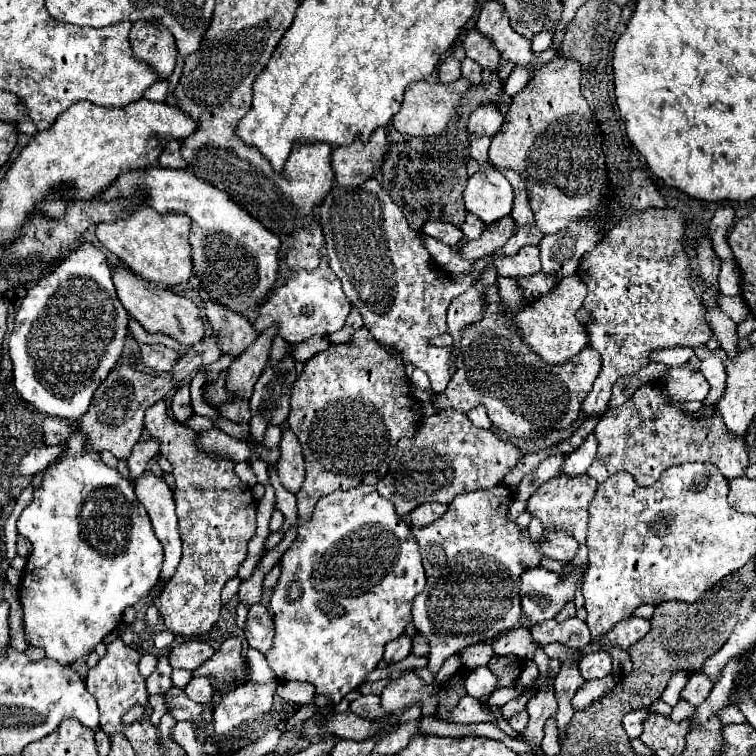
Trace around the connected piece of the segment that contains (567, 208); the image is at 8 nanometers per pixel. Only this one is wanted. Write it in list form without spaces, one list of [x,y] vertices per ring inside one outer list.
[[[555,56],[533,74],[527,86],[513,96],[503,128],[493,136],[489,160],[517,170],[525,180],[529,206],[543,234],[559,232],[571,220],[601,210],[609,194],[605,154],[599,126],[579,88],[581,66],[573,58]]]

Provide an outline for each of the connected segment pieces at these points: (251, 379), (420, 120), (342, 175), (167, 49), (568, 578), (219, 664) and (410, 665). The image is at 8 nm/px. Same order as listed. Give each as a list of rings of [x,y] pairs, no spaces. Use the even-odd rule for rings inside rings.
[[[267,328],[265,332],[261,332],[259,338],[227,368],[225,384],[229,384],[229,388],[237,392],[237,400],[249,400],[249,396],[253,394],[253,386],[269,362],[269,350],[275,334],[277,328]]]
[[[459,78],[451,84],[441,84],[441,82],[413,82],[413,92],[405,92],[403,106],[401,110],[393,116],[393,126],[401,134],[409,136],[433,136],[439,134],[441,128],[447,128],[449,116],[455,114],[459,106],[459,98],[471,88],[467,78]]]
[[[377,128],[367,144],[355,140],[351,146],[337,146],[331,152],[331,168],[335,172],[335,182],[339,186],[359,186],[374,174],[377,166],[382,166],[389,150],[389,140],[385,128]]]
[[[135,22],[131,28],[131,48],[135,56],[149,62],[149,66],[161,78],[169,78],[173,74],[177,48],[173,34],[165,26],[157,26],[153,22]]]
[[[545,568],[527,570],[521,576],[521,606],[525,616],[535,624],[555,618],[557,612],[575,598],[583,574],[583,570],[573,570],[569,574]]]
[[[233,636],[221,644],[221,648],[213,654],[213,658],[209,658],[205,664],[201,664],[195,670],[195,676],[215,676],[225,684],[235,686],[245,668],[247,668],[247,662],[243,658],[241,638]]]
[[[410,654],[407,658],[398,662],[396,664],[388,665],[387,667],[383,668],[388,670],[390,673],[394,671],[394,667],[396,671],[405,671],[408,669],[414,669],[418,667],[425,667],[428,665],[428,658],[427,657],[418,657],[414,654]]]

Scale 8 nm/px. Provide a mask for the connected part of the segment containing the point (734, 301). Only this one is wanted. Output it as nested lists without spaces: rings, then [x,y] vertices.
[[[721,294],[721,308],[723,308],[725,314],[727,314],[731,320],[735,320],[737,324],[743,322],[745,316],[749,314],[743,298],[725,298],[725,296]]]

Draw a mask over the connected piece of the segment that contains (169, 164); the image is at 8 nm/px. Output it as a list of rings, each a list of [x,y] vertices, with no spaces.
[[[171,141],[159,156],[159,164],[161,164],[163,168],[187,168],[187,164],[185,164],[185,160],[183,160],[181,153],[177,155],[176,144],[181,147],[181,142]]]

